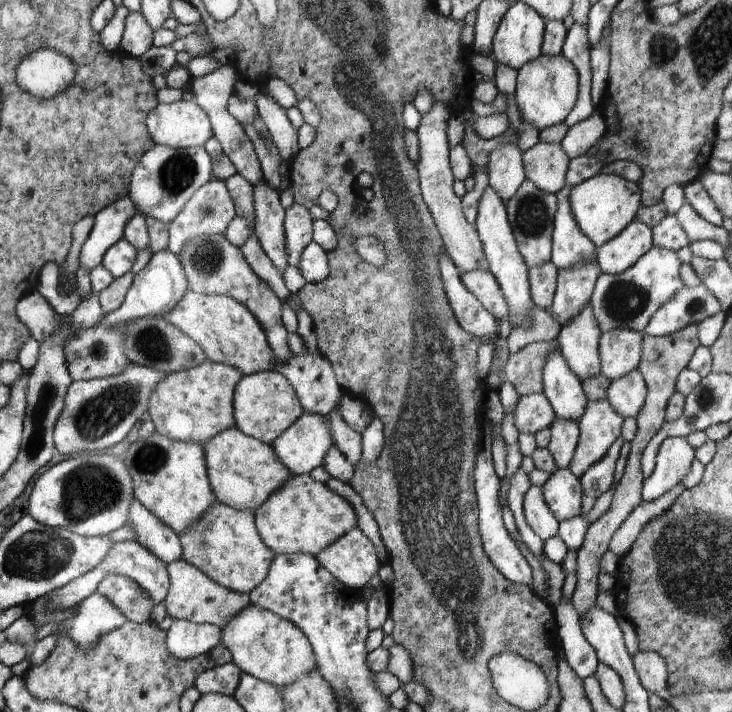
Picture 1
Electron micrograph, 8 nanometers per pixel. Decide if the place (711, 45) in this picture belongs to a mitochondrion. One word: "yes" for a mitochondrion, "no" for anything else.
yes

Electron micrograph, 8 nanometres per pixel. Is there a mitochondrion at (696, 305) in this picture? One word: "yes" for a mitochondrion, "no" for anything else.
yes

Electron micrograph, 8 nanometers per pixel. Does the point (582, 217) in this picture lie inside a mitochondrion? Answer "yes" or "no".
no

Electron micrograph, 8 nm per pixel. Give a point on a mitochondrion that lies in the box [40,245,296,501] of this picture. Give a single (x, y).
(99, 415)

